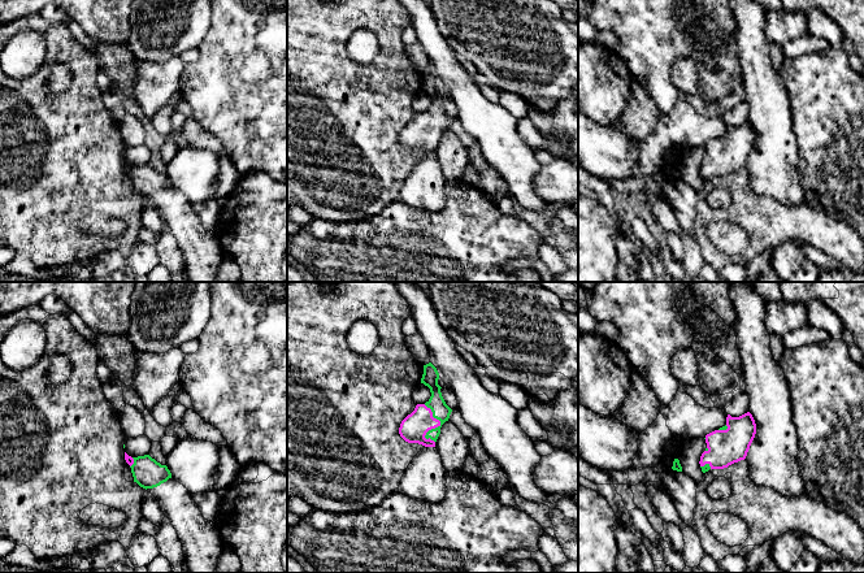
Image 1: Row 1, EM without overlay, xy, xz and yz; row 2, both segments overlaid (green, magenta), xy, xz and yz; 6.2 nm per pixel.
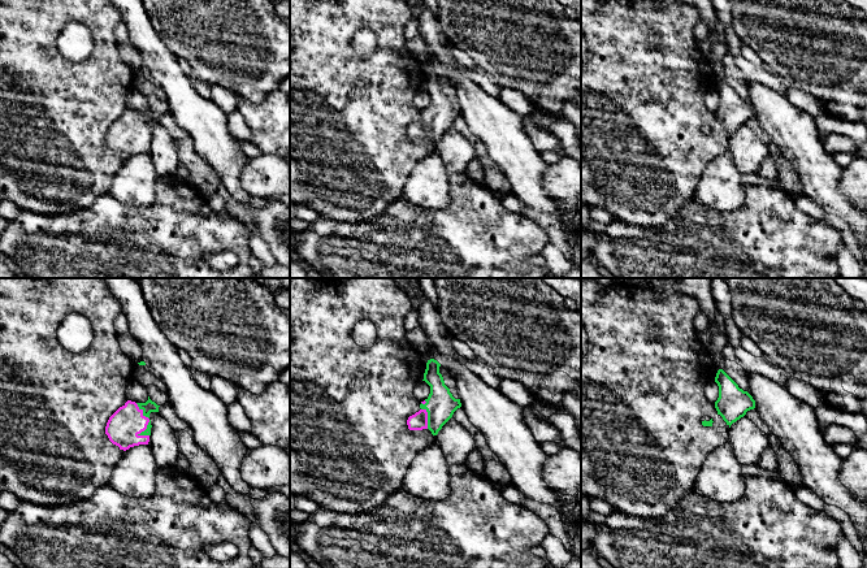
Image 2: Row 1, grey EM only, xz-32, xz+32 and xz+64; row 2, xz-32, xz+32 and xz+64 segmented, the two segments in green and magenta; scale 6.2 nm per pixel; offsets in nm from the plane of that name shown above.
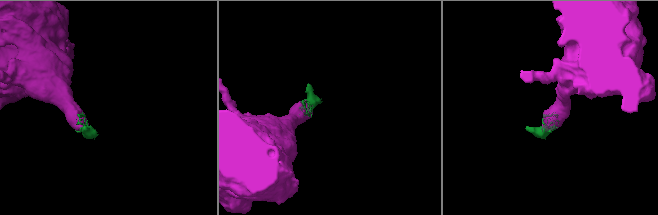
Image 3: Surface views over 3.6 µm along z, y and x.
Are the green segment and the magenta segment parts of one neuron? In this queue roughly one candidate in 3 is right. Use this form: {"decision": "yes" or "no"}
{"decision": "yes"}

